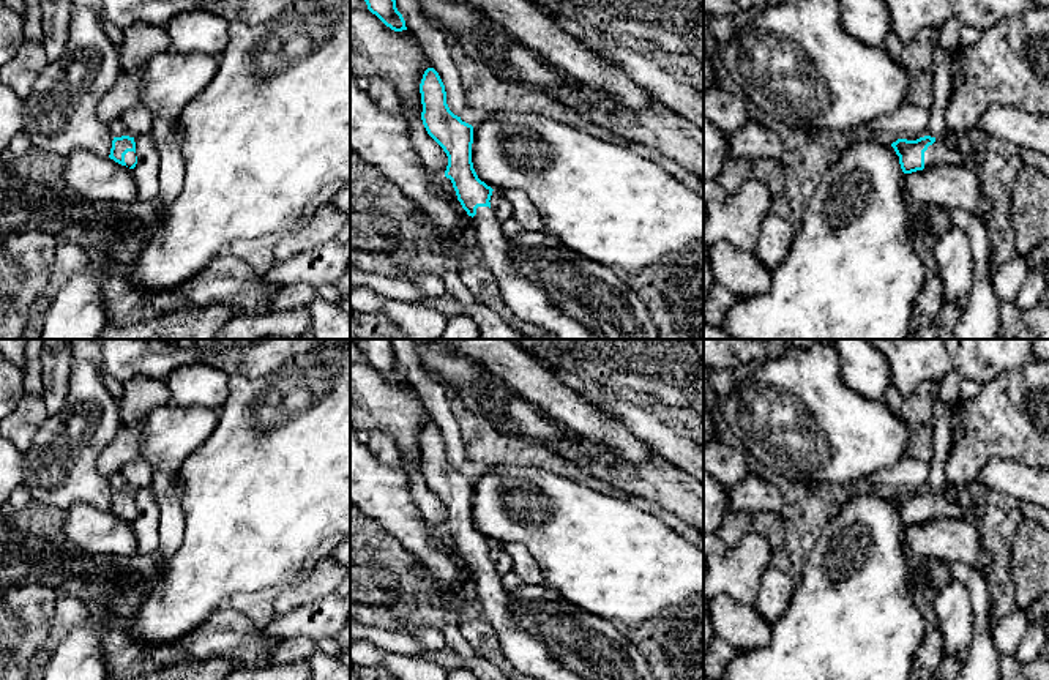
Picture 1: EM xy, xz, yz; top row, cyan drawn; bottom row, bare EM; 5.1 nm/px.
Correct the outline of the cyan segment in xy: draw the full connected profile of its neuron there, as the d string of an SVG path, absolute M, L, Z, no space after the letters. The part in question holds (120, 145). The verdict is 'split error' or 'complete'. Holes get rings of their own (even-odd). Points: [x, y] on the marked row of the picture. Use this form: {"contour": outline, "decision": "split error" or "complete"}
{"contour": "M129 136L114 137L109 158L121 166L134 169L137 164L134 137Z", "decision": "split error"}

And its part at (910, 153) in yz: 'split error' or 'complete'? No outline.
split error

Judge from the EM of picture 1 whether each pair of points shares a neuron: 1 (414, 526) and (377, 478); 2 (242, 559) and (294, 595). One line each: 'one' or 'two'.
1: one
2: two

